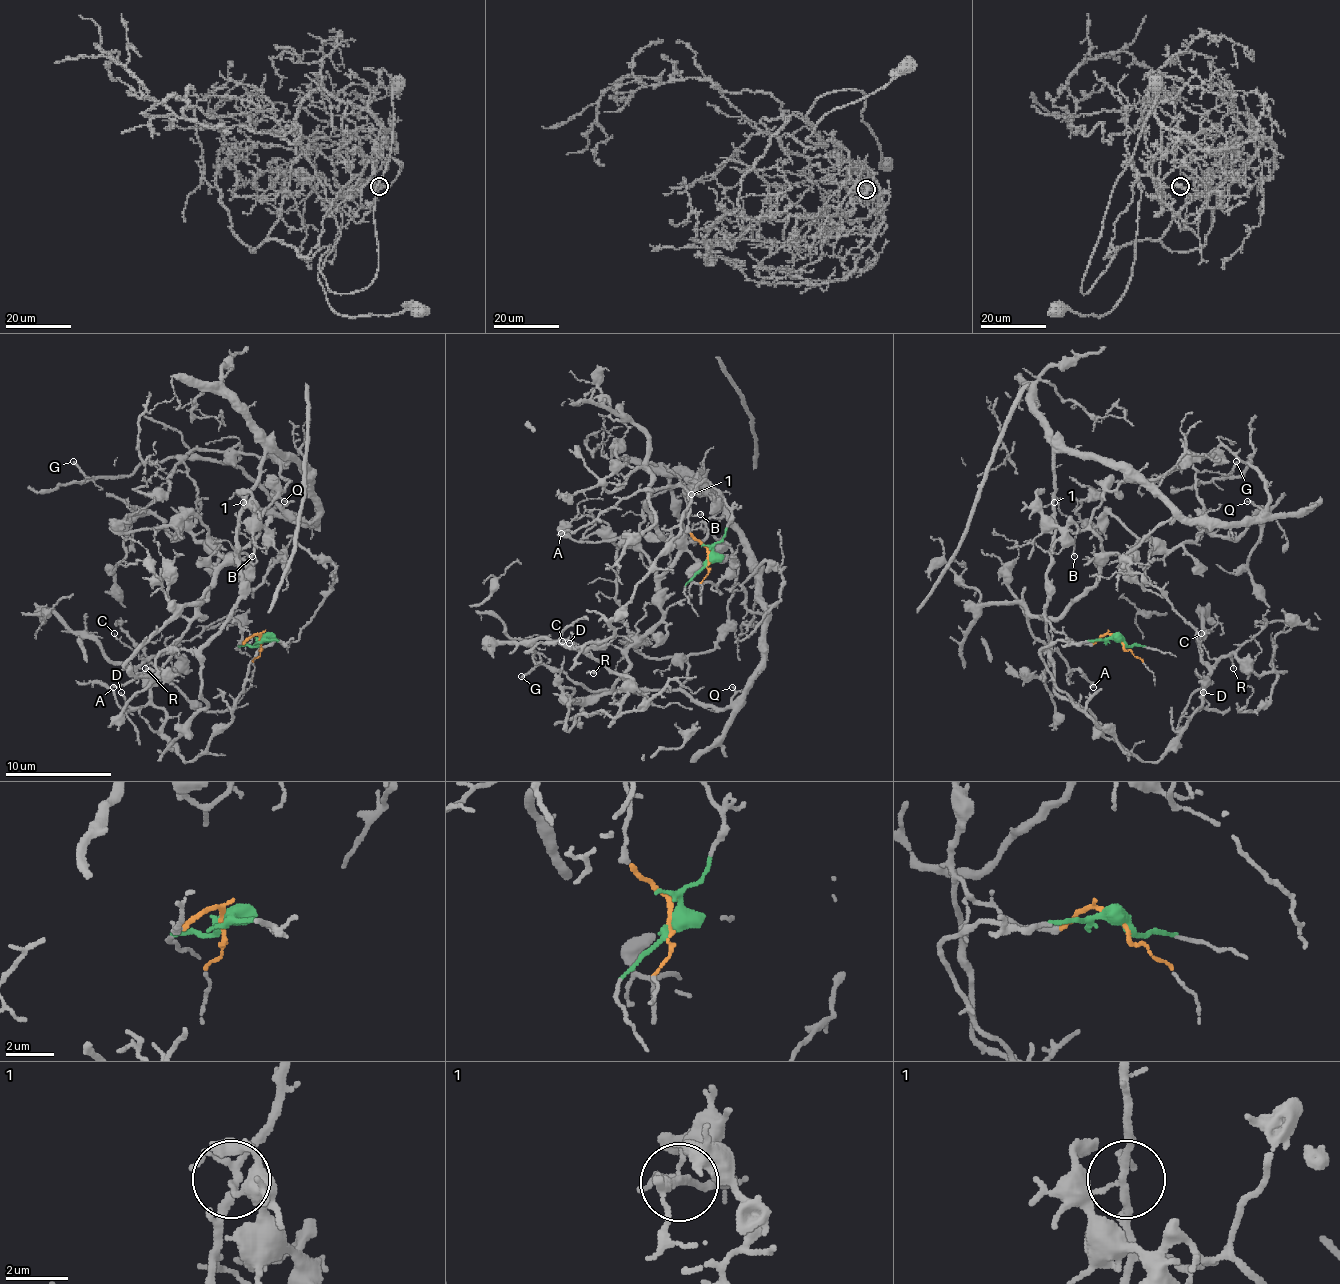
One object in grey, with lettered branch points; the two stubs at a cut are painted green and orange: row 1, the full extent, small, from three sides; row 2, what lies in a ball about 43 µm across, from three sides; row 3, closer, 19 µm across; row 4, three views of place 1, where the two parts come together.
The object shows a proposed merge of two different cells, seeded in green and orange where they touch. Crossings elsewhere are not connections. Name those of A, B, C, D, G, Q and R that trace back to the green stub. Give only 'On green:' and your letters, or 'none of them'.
On green: C, D, R

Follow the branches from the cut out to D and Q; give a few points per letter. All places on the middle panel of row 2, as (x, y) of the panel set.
D: (707, 558), (731, 507), (704, 480), (680, 534), (611, 622), (614, 633), (576, 649), (568, 643)
Q: (707, 558), (688, 528), (680, 486), (715, 494), (755, 574), (766, 625), (760, 673), (734, 702), (731, 686)

